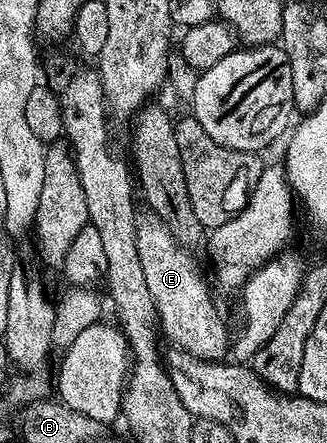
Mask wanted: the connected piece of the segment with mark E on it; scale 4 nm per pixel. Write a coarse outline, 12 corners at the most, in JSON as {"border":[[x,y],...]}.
{"border":[[150,209],[137,257],[172,348],[223,361],[227,327],[199,263]]}

